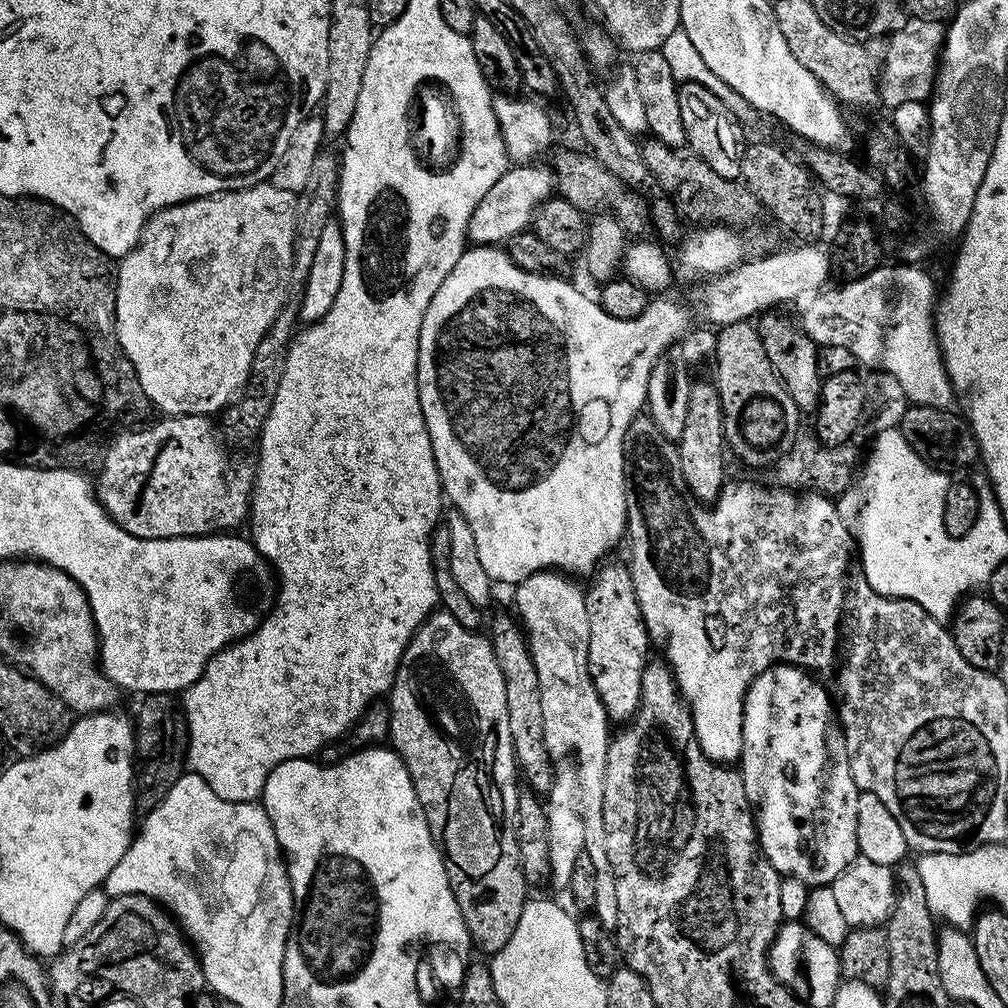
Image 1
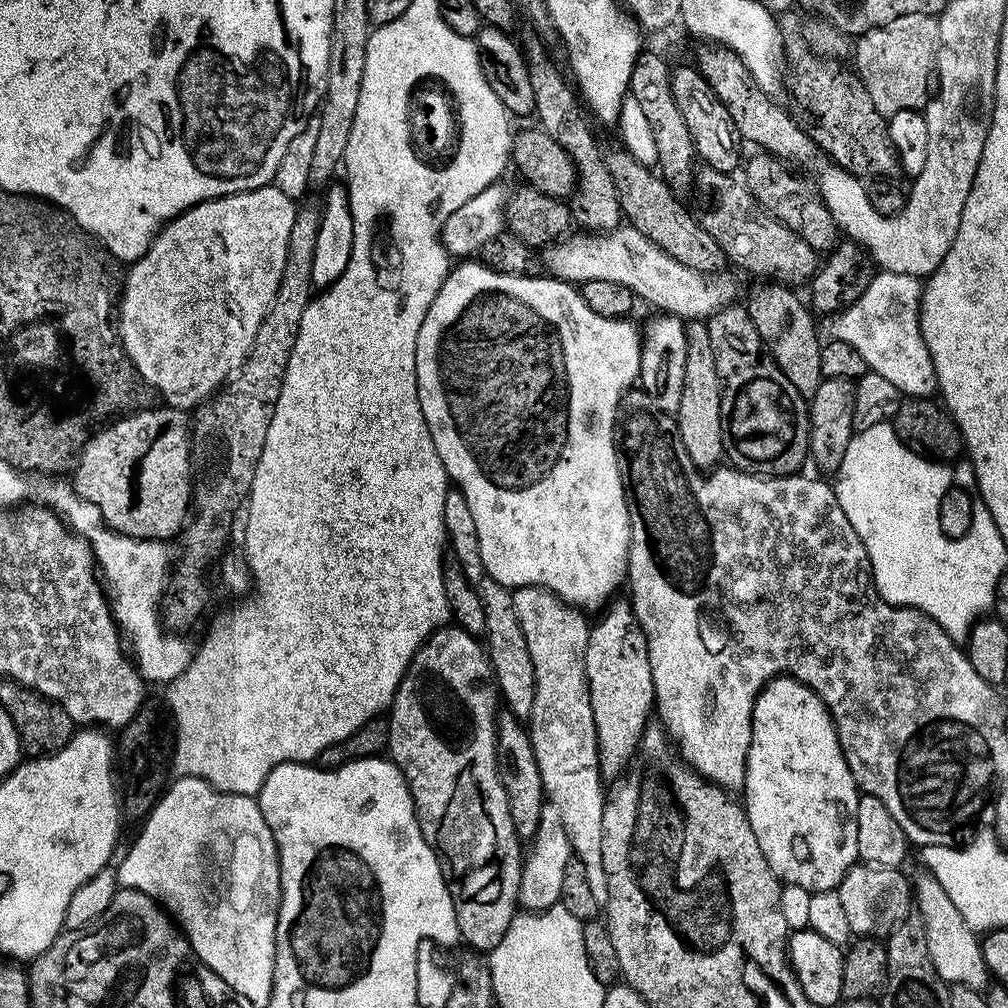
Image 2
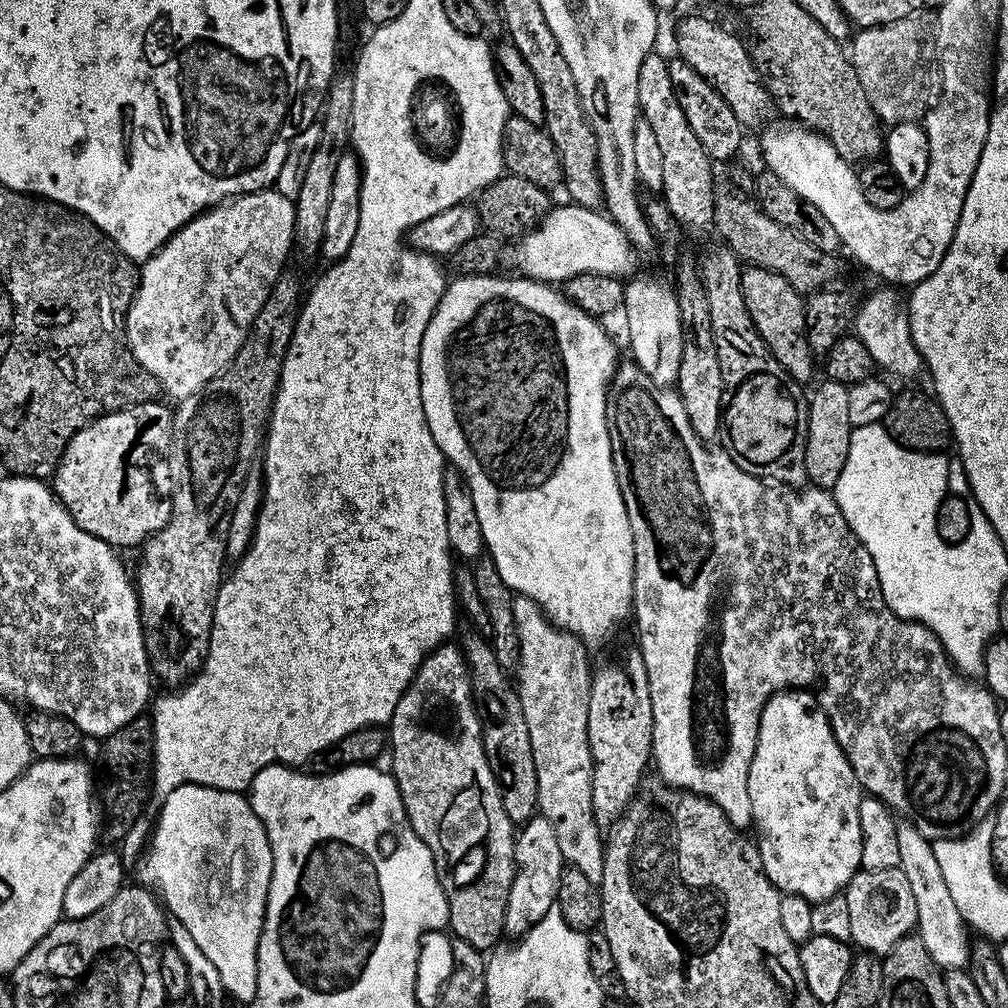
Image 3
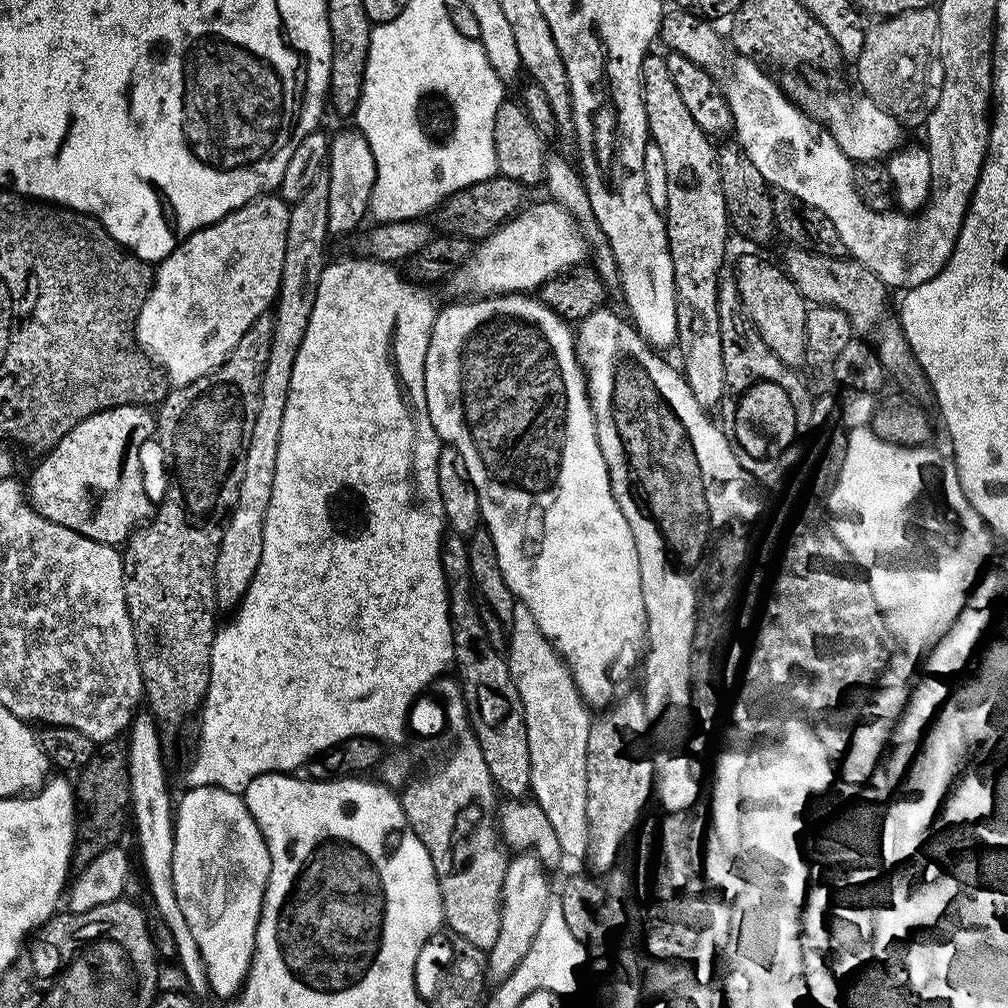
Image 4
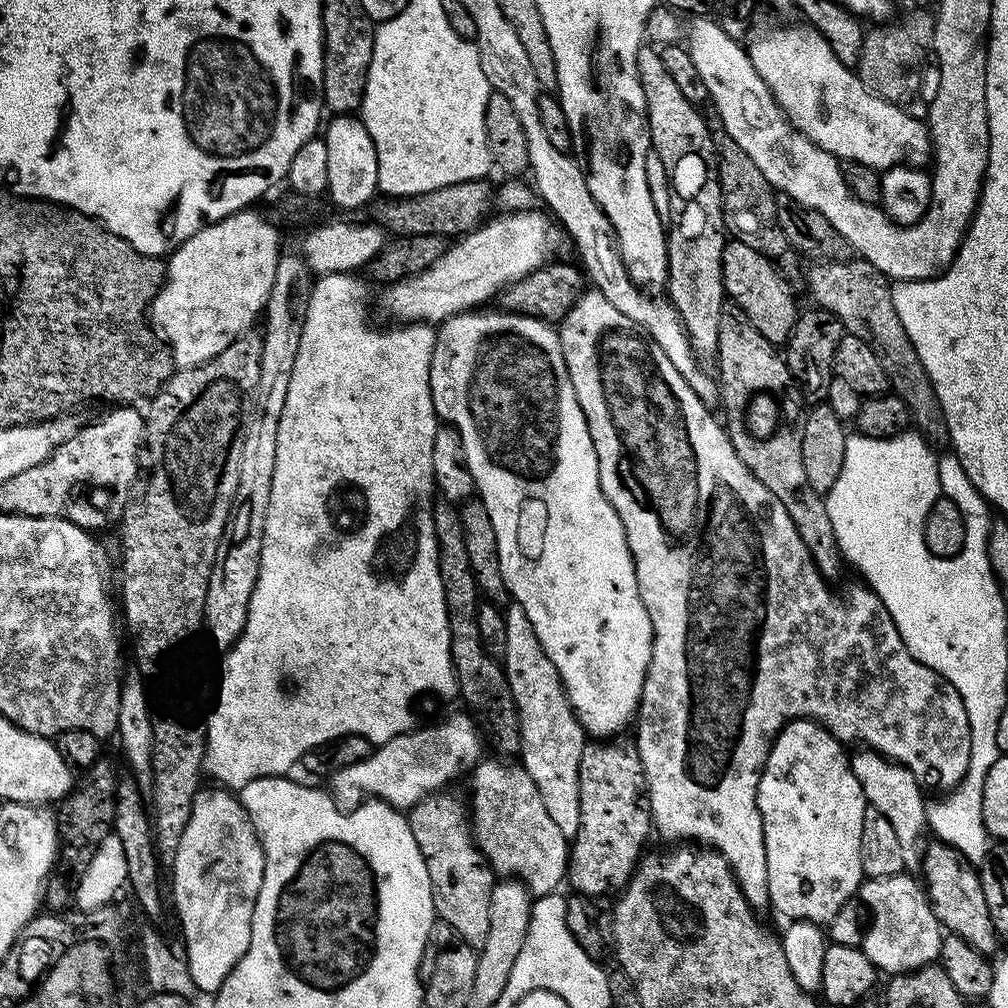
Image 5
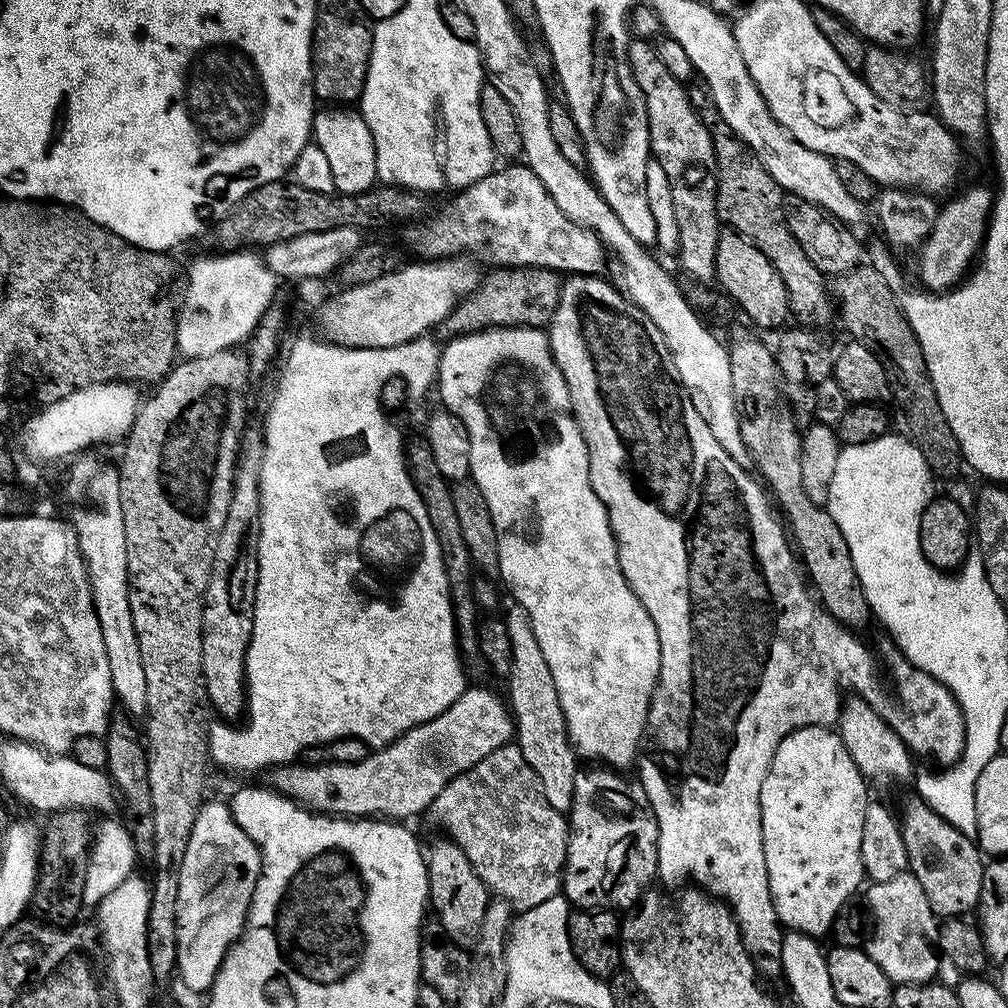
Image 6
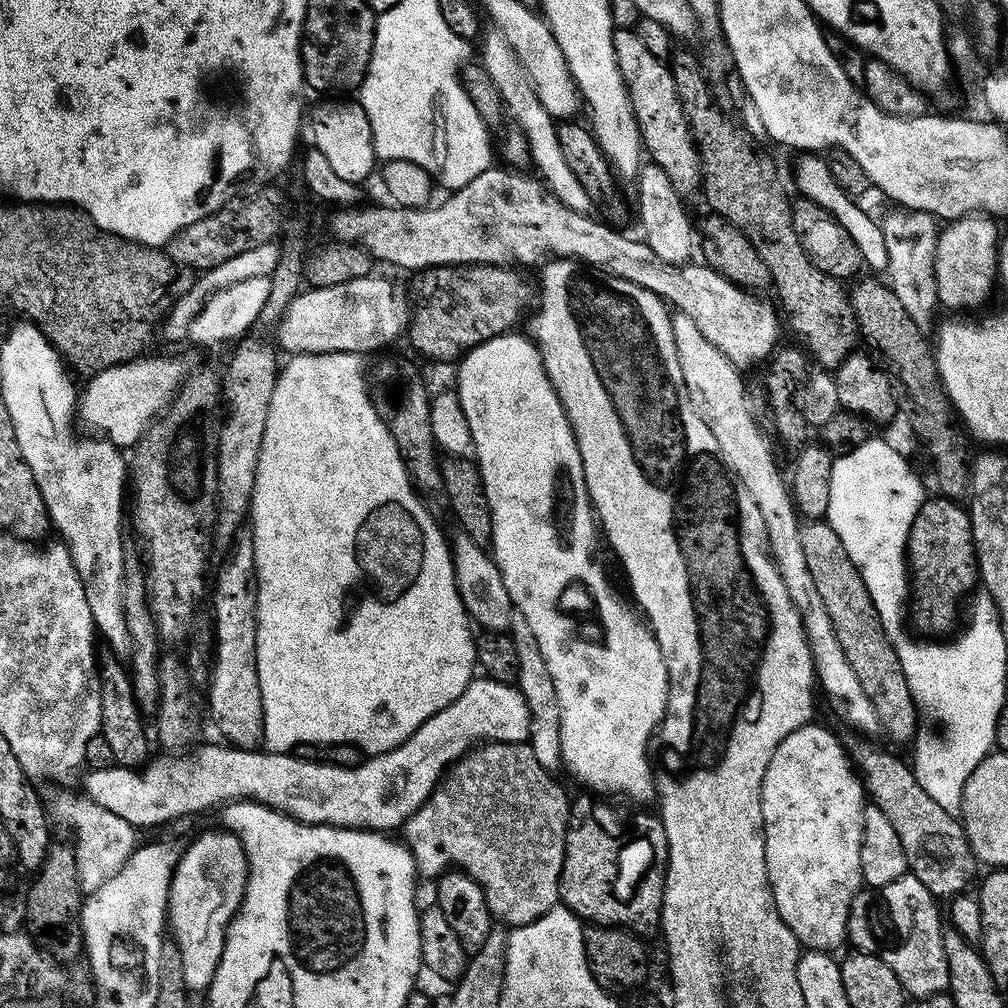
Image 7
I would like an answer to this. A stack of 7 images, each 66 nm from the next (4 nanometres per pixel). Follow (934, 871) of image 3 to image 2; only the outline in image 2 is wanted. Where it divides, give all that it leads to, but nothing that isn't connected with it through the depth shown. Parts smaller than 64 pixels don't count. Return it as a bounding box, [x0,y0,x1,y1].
[912,872,990,991]

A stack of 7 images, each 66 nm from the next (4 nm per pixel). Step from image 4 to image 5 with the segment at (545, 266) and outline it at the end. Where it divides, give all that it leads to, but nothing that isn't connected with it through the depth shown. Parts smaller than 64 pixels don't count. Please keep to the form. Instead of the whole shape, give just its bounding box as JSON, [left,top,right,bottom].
[383,210,558,324]

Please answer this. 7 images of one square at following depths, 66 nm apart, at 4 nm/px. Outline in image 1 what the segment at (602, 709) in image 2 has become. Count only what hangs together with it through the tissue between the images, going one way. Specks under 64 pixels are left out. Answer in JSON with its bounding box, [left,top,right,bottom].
[584,564,649,722]

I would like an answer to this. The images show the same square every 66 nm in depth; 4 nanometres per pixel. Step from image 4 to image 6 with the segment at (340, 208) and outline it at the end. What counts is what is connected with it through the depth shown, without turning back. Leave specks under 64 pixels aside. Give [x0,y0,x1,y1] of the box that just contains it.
[311,106,377,196]

